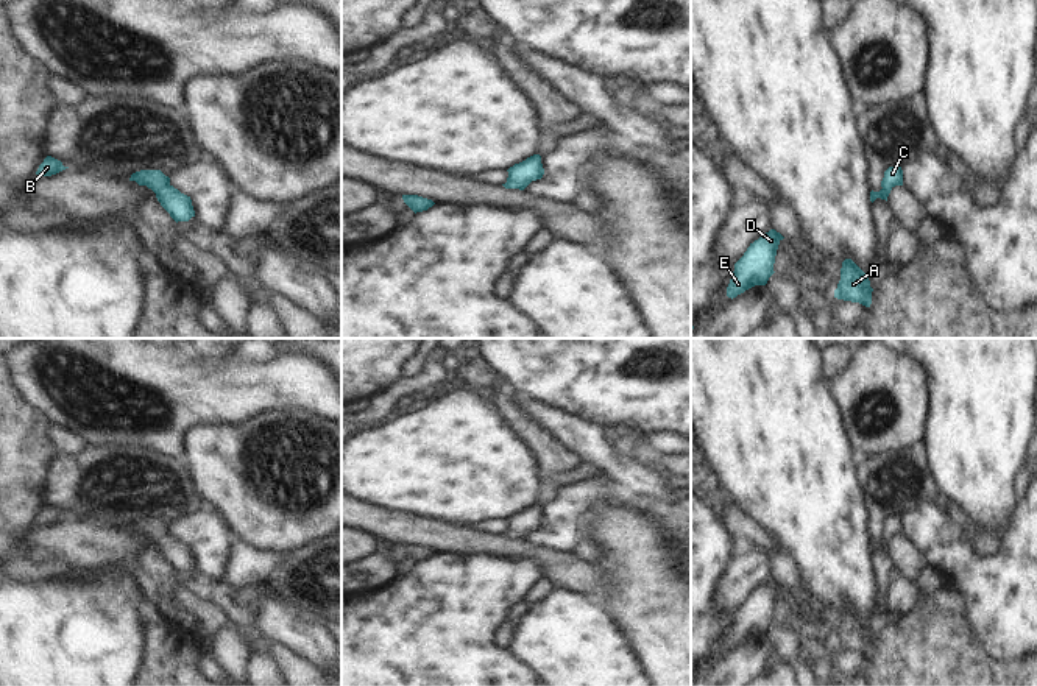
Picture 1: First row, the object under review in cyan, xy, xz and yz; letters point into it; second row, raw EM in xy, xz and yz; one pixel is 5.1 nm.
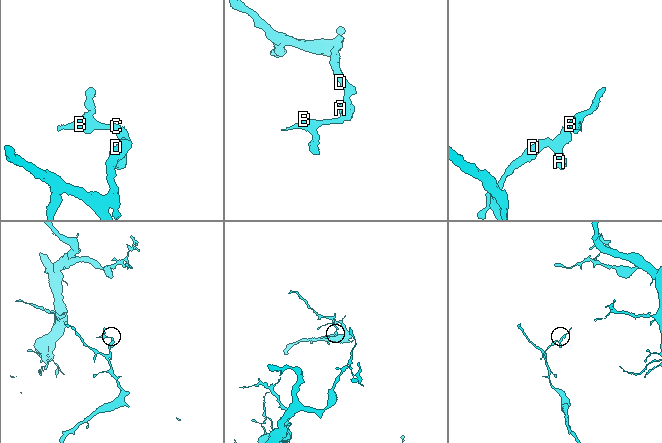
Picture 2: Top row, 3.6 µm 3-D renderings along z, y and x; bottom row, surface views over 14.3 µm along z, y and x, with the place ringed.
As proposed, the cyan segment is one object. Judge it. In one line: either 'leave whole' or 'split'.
leave whole

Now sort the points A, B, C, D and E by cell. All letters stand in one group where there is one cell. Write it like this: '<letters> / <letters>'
A B C D E

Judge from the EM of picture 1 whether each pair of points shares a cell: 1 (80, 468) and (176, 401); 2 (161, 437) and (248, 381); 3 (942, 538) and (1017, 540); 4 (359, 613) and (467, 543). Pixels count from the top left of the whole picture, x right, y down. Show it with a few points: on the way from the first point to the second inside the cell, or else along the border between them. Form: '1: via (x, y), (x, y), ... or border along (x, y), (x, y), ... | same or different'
1: border along (86, 445), (144, 446), (147, 449) | different
2: via (183, 417), (208, 392), (226, 392) | same
3: via (961, 557), (969, 565), (994, 565), (1000, 558) | same
4: border along (485, 552), (435, 554) | different

